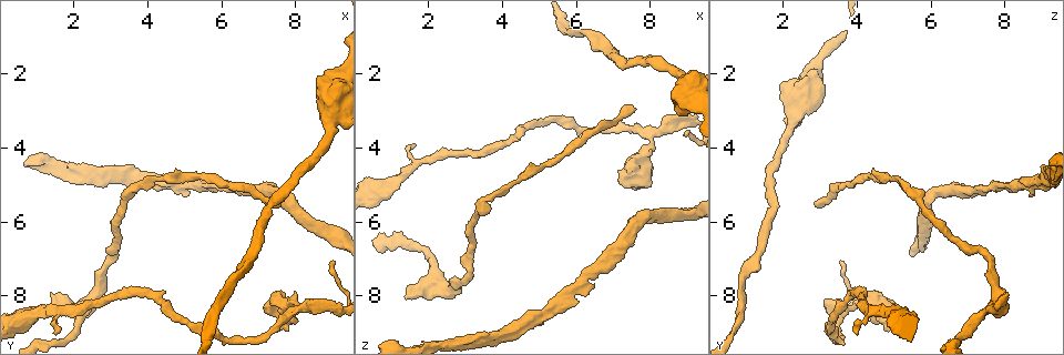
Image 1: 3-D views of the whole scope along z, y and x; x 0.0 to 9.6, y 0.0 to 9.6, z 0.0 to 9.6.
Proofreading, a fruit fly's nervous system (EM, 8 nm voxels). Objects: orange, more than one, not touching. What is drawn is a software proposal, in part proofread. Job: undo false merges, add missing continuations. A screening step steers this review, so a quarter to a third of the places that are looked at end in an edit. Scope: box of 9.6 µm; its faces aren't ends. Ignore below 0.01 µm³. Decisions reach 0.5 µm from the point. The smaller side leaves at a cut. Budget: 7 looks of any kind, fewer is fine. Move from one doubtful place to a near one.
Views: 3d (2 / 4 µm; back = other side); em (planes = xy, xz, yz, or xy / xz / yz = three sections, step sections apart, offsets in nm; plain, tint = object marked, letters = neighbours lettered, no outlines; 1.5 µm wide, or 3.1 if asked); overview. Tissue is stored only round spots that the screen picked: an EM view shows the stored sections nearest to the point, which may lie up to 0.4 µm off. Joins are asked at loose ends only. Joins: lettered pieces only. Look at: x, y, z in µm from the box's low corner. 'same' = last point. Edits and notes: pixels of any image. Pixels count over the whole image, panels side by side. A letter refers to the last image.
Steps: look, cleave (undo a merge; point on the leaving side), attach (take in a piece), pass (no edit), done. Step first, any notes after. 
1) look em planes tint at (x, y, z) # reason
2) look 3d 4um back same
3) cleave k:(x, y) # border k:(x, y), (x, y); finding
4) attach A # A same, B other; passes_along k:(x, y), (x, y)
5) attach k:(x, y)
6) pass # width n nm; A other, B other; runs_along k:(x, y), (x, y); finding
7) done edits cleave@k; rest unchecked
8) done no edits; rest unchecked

look em yz step 4 letters at (8.00, 8.30, 3.75) # three-way junction

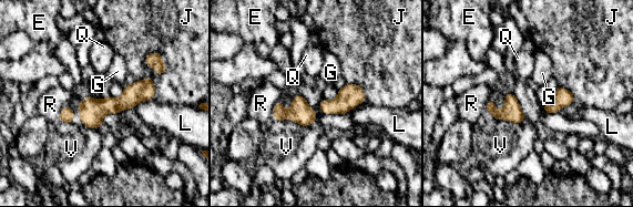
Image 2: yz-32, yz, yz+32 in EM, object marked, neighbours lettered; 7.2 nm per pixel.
pass # width 90 nm; E other, G other, J other, L other, Q other, R other, V other; one neuron here

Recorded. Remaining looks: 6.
look 3d 4um at (7.65, 5.55, 2.90) # an open end

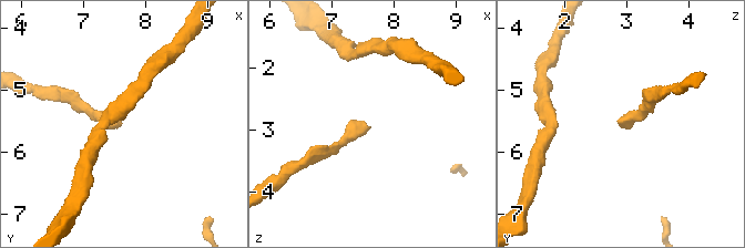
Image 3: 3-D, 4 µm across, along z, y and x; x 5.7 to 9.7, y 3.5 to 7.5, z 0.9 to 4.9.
look em planes letters at (7.65, 5.50, 2.95)

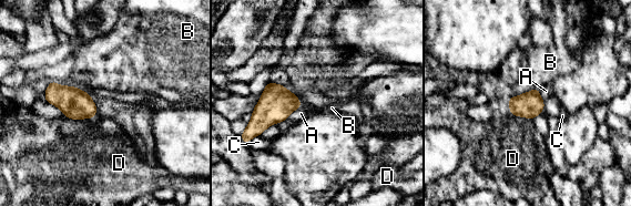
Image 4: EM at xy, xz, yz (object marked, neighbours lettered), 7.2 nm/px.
pass # A other, B other, C other, D other; no lettered piece goes on from it

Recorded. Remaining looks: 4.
look em planes letters at (2.30, 8.40, 7.50) # a fork

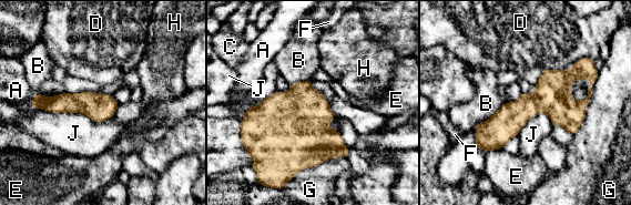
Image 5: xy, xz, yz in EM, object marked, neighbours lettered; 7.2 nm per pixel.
pass # longest_contact J 600 nm; A other, B other, C other, D other, E other, F other, G other, H other, J other; one neuron here

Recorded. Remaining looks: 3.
done no edits; rest unchecked

